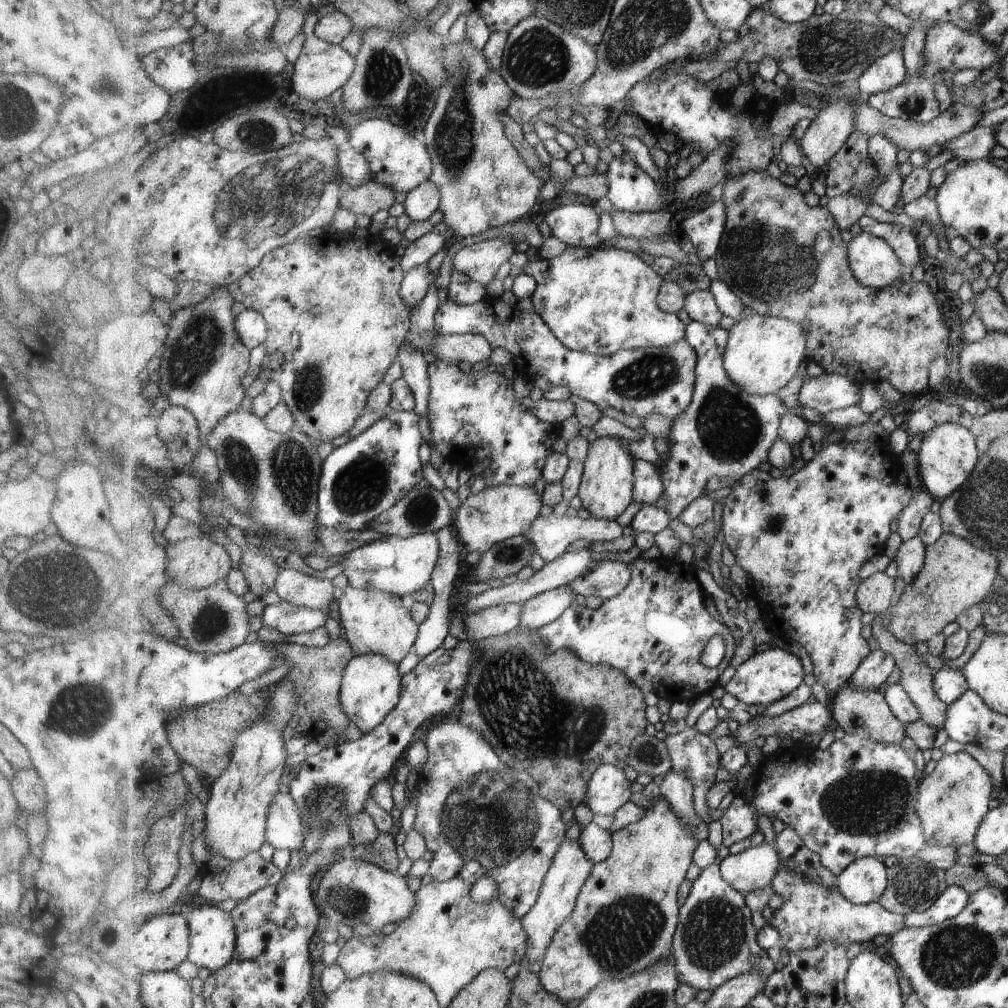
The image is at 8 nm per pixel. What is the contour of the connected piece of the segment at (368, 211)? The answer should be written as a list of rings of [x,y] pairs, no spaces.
[[[375,180],[361,186],[347,187],[340,198],[340,208],[357,214],[373,216],[382,208],[388,209],[395,204],[395,191],[388,186],[377,183]]]

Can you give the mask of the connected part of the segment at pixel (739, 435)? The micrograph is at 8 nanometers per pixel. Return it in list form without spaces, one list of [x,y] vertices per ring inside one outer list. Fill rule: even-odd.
[[[691,320],[686,326],[686,339],[698,353],[694,398],[684,414],[674,419],[671,434],[667,438],[668,455],[663,455],[664,464],[659,468],[664,484],[662,496],[668,501],[666,509],[671,518],[677,519],[694,500],[706,494],[707,482],[713,476],[734,478],[737,482],[750,472],[761,468],[763,462],[769,462],[771,449],[780,438],[782,418],[790,412],[777,395],[752,395],[731,380],[724,367],[724,354],[730,339],[728,330],[724,330],[720,325],[712,327]]]

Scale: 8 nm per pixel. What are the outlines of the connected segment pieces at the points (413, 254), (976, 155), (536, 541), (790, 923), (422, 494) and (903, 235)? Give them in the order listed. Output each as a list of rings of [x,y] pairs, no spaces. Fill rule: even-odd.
[[[427,233],[405,248],[399,261],[404,273],[407,274],[413,267],[427,264],[445,246],[447,235]]]
[[[977,125],[965,134],[946,142],[941,146],[941,152],[951,151],[959,160],[976,161],[987,159],[997,144],[994,128],[983,128]]]
[[[549,514],[547,517],[539,517],[531,525],[530,531],[525,536],[534,545],[535,552],[537,552],[545,563],[557,560],[563,553],[569,550],[569,544],[573,544],[575,540],[589,540],[590,543],[606,543],[621,538],[623,536],[623,527],[619,522],[608,521],[607,519],[596,519],[591,516],[588,519],[581,519],[578,517],[569,518],[563,515],[560,518]]]
[[[781,860],[779,872],[772,882],[774,892],[782,896],[783,906],[778,911],[774,911],[769,926],[775,928],[780,935],[780,945],[790,955],[796,955],[802,950],[816,949],[820,944],[826,941],[840,944],[849,948],[851,944],[861,944],[865,946],[870,943],[875,936],[890,936],[897,934],[906,926],[906,917],[899,913],[889,912],[883,905],[877,901],[868,905],[858,905],[847,900],[846,896],[837,886],[830,887],[824,884],[814,883],[808,878],[796,873],[785,861]]]
[[[420,485],[411,489],[394,507],[379,515],[373,523],[371,529],[378,530],[381,534],[389,537],[412,537],[423,533],[435,533],[445,527],[452,525],[453,513],[449,508],[449,502],[439,490],[434,490],[428,485]]]
[[[863,216],[858,224],[865,232],[883,237],[896,250],[897,256],[907,268],[921,264],[921,248],[911,228],[892,223],[880,223],[869,216]]]

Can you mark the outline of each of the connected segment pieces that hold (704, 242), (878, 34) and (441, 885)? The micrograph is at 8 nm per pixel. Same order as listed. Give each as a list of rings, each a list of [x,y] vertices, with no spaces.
[[[721,198],[682,222],[685,234],[702,262],[718,255],[726,231],[727,209]]]
[[[755,7],[746,23],[735,32],[736,40],[725,43],[724,48],[716,52],[715,59],[760,63],[767,57],[773,57],[779,61],[780,70],[789,79],[798,83],[813,81],[823,86],[858,80],[874,62],[895,49],[902,51],[906,43],[902,32],[885,23],[883,26],[869,26],[861,22],[845,22],[827,13],[813,15],[801,24],[788,23],[763,7]]]
[[[461,877],[443,882],[430,881],[416,891],[418,904],[409,919],[398,924],[390,935],[373,932],[365,938],[353,937],[347,940],[336,960],[337,964],[343,967],[349,979],[385,969],[419,977],[435,991],[443,1007],[448,1007],[459,992],[481,972],[487,969],[507,970],[515,962],[524,965],[529,937],[525,932],[522,919],[516,917],[498,898],[483,904],[475,902],[471,891],[472,884]]]

